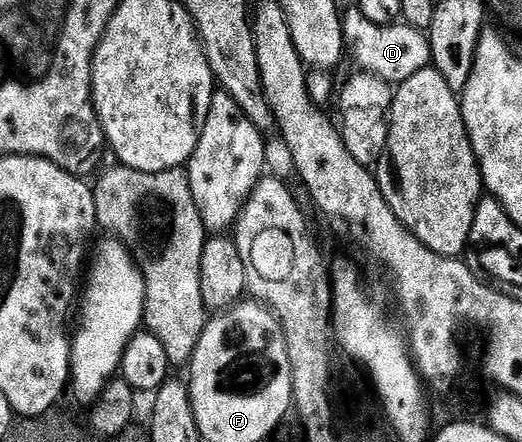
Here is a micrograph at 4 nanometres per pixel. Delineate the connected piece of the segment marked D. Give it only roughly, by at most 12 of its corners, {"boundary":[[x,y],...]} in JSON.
{"boundary":[[356,21],[345,44],[364,73],[398,86],[431,64],[431,42],[404,22]]}

